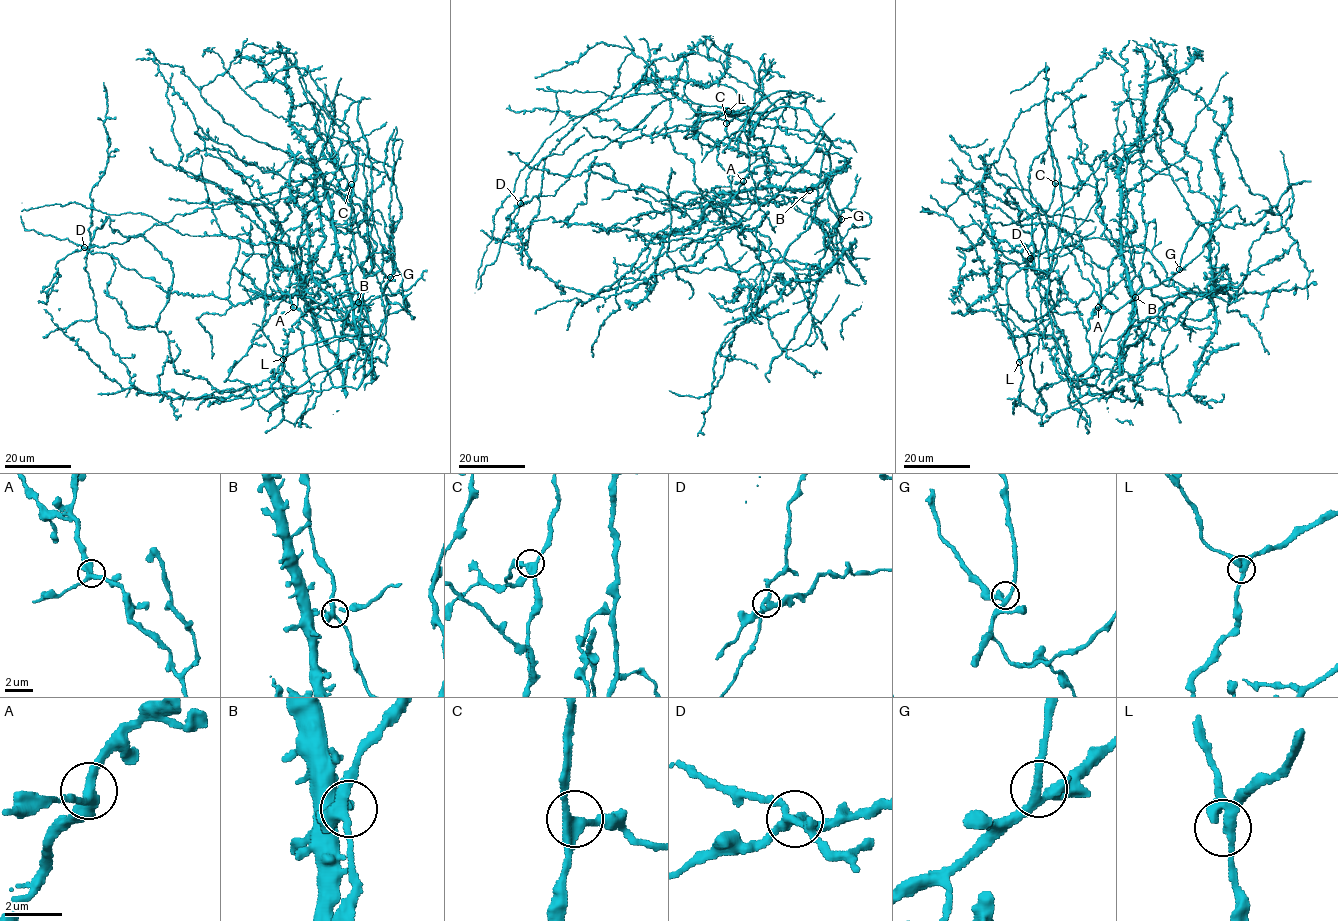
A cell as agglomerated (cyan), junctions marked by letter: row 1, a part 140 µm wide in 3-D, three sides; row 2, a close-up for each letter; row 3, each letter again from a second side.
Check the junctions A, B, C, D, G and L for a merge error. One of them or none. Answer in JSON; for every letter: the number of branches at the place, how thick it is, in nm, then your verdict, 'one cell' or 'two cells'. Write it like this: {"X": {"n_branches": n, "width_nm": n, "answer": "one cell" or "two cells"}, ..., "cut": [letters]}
{"A": {"n_branches": 3, "width_nm": 320, "answer": "one cell"}, "B": {"n_branches": 4, "width_nm": 340, "answer": "one cell"}, "C": {"n_branches": 3, "width_nm": 300, "answer": "one cell"}, "D": {"n_branches": 4, "width_nm": 320, "answer": "two cells"}, "G": {"n_branches": 4, "width_nm": 280, "answer": "one cell"}, "L": {"n_branches": 3, "width_nm": 320, "answer": "one cell"}, "cut": ["D"]}

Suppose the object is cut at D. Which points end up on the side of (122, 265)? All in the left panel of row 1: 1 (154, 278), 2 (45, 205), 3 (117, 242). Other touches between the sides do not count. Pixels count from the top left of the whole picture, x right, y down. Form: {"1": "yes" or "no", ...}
{"1": "yes", "2": "no", "3": "no"}

